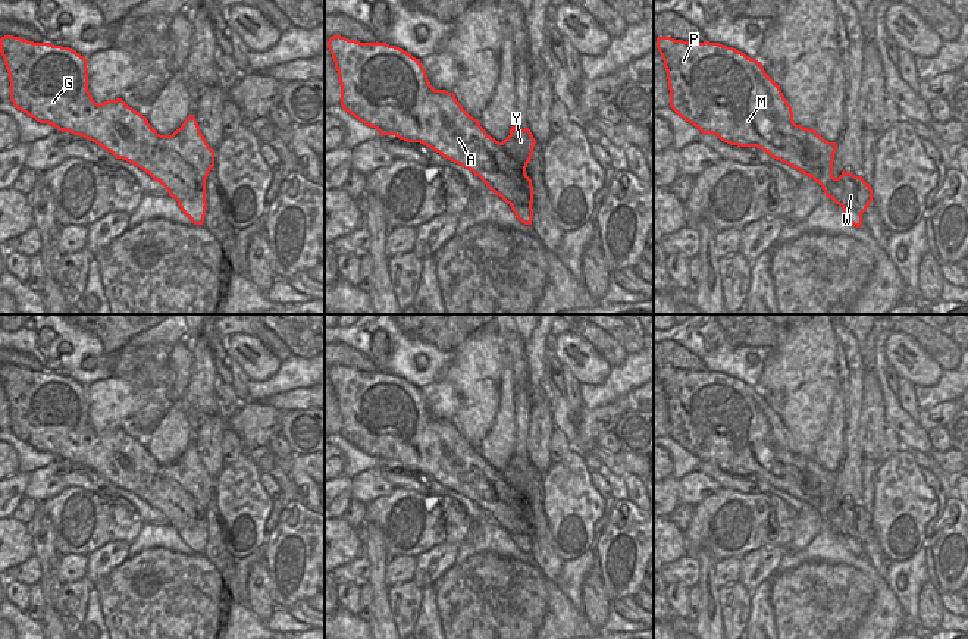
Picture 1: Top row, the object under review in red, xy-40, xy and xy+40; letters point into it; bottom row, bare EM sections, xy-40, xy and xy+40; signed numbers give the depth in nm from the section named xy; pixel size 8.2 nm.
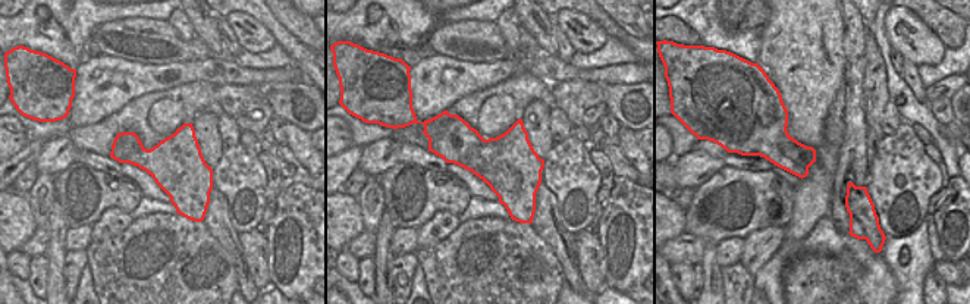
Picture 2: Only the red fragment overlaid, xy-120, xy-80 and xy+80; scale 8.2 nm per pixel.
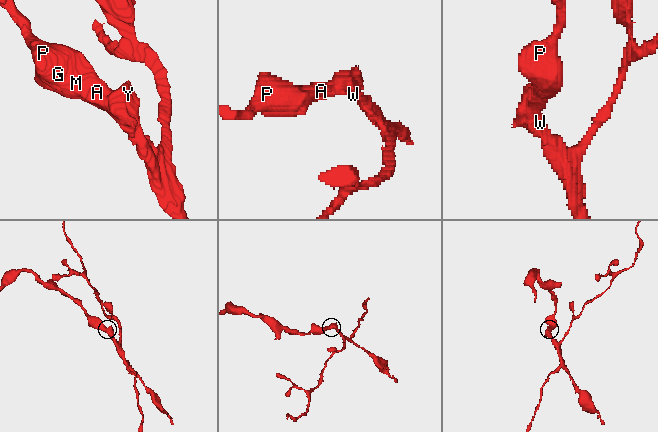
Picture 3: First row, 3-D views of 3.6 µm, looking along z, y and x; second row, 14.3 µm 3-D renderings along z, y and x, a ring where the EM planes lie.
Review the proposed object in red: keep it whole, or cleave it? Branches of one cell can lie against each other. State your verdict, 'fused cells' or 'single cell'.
fused cells

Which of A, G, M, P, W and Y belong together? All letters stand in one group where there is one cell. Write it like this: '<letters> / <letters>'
A G M P W / Y

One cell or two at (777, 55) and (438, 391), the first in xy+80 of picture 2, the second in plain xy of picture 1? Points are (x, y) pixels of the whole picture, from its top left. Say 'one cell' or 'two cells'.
two cells

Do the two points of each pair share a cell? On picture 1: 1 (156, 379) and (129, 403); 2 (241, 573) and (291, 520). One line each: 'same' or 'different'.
1: different
2: different

